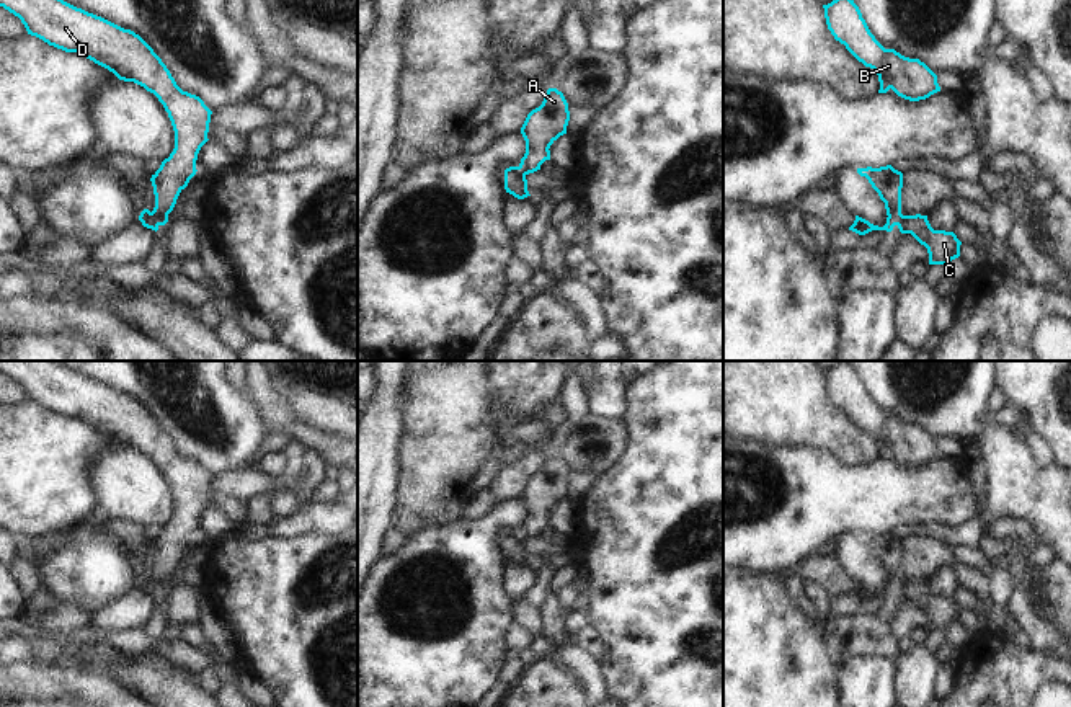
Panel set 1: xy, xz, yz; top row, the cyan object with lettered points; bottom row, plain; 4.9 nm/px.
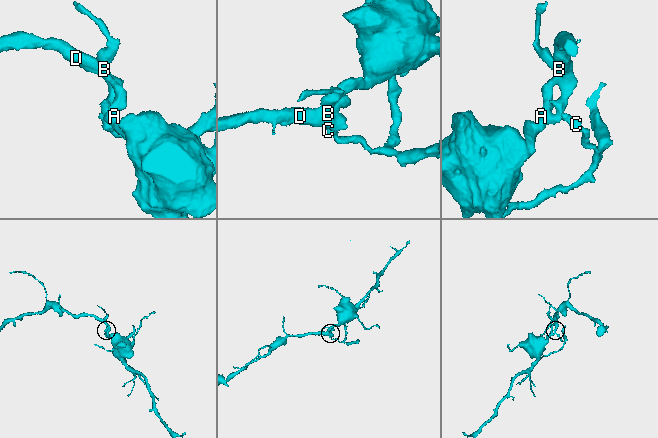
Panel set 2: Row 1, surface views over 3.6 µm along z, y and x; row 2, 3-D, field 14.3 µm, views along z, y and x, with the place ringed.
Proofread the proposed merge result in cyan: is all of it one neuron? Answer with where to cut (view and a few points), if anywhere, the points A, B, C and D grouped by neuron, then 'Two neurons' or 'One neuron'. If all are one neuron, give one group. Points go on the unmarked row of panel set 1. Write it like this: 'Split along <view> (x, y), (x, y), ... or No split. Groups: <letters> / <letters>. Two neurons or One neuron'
Split along xy (151, 578), (159, 590). Groups: A B D / C. Two neurons

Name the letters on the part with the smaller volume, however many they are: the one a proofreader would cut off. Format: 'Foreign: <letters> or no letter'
Foreign: C

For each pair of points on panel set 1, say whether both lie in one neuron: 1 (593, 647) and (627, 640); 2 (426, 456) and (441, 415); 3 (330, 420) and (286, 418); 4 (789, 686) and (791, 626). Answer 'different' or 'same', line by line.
1: different
2: same
3: different
4: same

